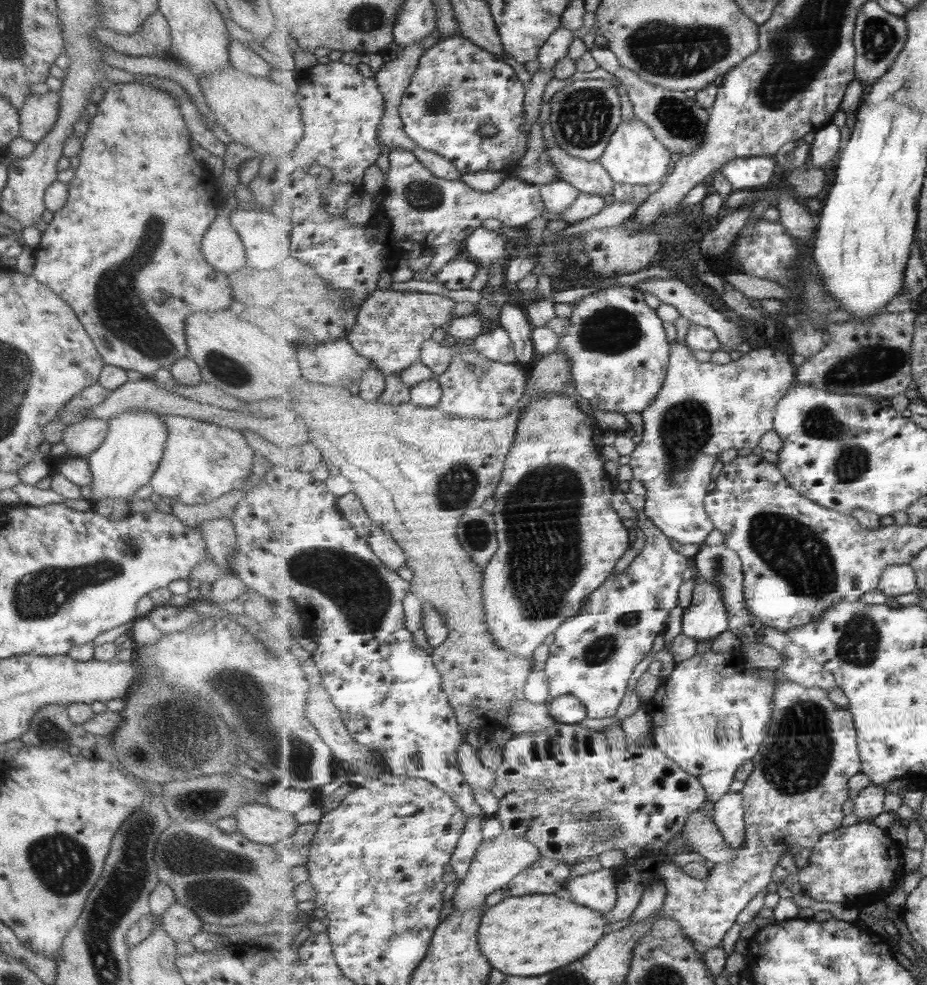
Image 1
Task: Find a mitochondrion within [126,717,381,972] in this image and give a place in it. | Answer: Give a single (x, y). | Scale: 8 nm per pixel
(213, 877)

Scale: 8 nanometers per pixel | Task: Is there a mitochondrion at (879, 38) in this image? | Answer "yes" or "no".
yes

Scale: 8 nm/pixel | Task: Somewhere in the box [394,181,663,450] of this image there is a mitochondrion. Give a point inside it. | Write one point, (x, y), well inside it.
(611, 330)

